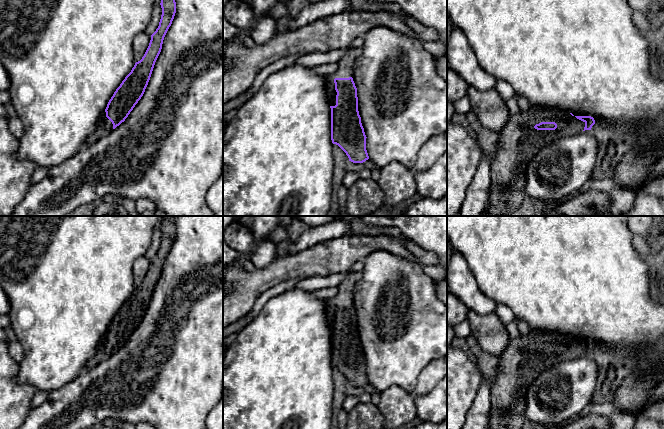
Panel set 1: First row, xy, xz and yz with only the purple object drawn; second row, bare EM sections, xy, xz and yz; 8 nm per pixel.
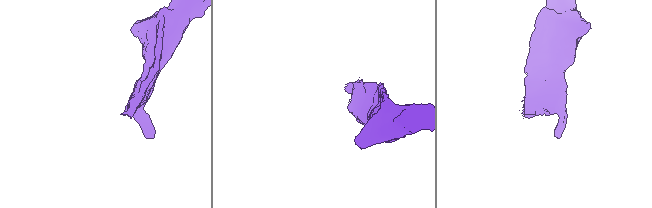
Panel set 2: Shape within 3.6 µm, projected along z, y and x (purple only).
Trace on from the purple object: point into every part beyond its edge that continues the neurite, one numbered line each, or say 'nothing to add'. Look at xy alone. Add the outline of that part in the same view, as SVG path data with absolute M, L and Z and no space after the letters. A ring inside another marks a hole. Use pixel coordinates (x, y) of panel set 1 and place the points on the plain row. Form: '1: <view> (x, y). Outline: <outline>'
1: xy (104, 350). Outline: M105 334L99 341L97 346L96 353L94 356L87 362L85 369L95 368L101 361L109 358L113 354L112 346L106 341Z

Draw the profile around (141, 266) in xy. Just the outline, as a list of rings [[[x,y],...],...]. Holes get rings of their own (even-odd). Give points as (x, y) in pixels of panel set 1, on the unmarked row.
[[[145,256],[138,258],[133,263],[133,282],[135,286],[142,283],[149,270],[150,264],[151,259],[148,259]]]

